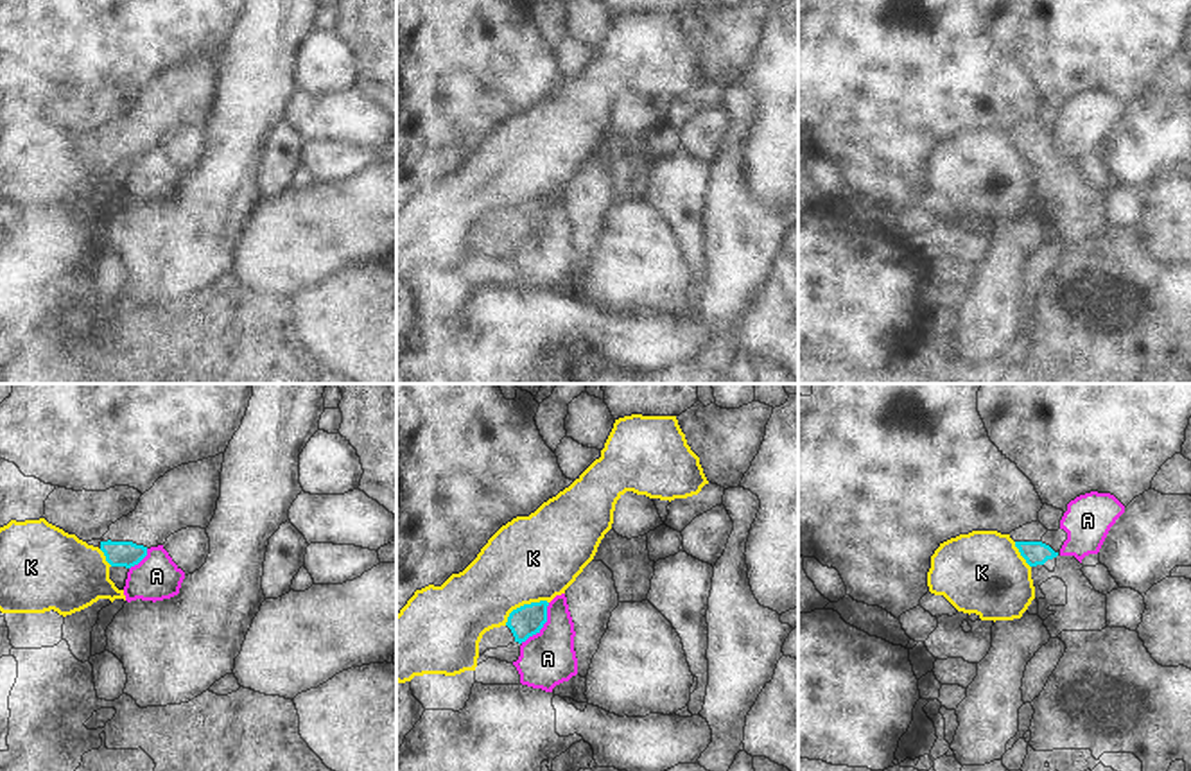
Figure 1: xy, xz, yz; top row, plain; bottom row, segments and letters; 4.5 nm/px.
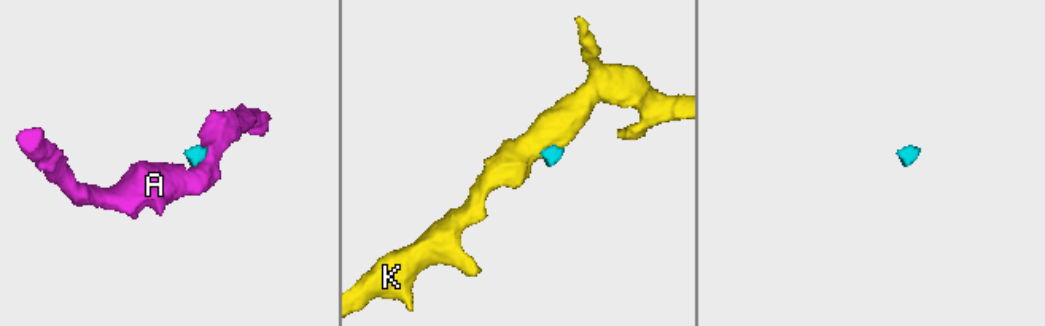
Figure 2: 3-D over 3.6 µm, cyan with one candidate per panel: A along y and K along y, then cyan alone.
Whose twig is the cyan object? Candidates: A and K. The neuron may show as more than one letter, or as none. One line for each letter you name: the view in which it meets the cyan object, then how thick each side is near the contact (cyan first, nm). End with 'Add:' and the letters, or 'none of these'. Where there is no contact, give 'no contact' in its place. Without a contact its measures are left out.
Add: none of these

